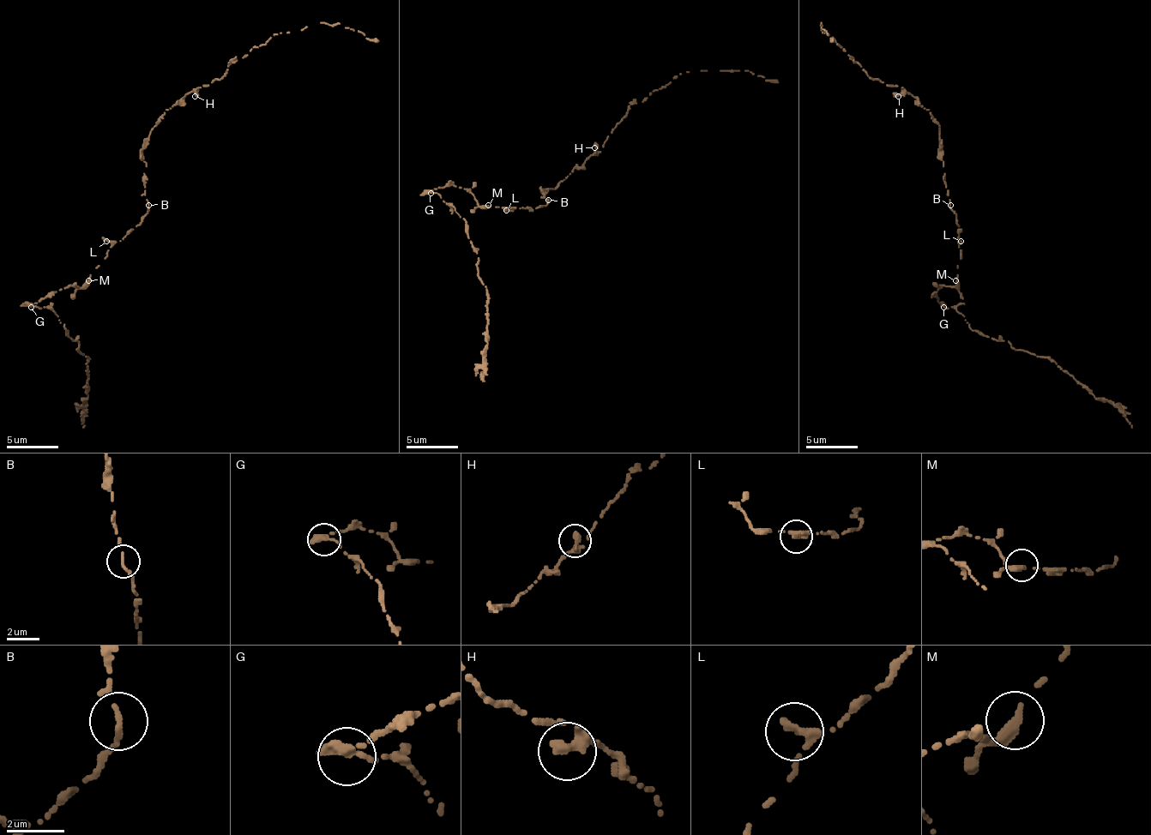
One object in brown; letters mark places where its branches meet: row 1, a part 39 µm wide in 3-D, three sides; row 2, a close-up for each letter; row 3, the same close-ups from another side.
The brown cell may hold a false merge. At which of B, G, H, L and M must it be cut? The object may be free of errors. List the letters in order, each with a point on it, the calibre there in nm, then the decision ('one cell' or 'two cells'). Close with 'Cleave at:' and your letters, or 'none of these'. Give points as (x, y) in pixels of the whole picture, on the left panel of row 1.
B: at (148, 205); 140 nm thick; one cell
G: at (31, 307); 460 nm thick; two cells
H: at (195, 96); 440 nm thick; one cell
L: at (106, 241); 440 nm thick; one cell
M: at (88, 280); 280 nm thick; one cell
Cleave at: G

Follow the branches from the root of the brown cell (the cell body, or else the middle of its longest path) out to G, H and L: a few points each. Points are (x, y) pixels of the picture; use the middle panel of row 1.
G: (548, 200), (545, 205), (538, 207), (503, 210), (483, 207), (470, 192), (452, 184), (430, 192)
H: (548, 200), (545, 200), (543, 189), (553, 189), (594, 147)
L: (548, 200), (545, 205), (538, 207), (509, 207), (506, 210)

